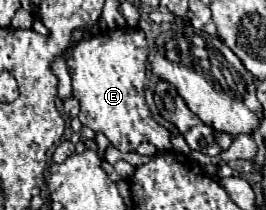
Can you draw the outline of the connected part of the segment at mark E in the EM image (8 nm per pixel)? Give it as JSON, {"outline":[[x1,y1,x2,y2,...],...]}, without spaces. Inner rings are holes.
{"outline":[[124,27,82,41,66,61,72,77,74,97,80,103,78,119,92,131,104,133,122,153,136,151,136,147,144,141,153,144,158,151,170,149,168,129,156,123,144,99,148,85,146,61,148,41,144,31,138,27]]}

